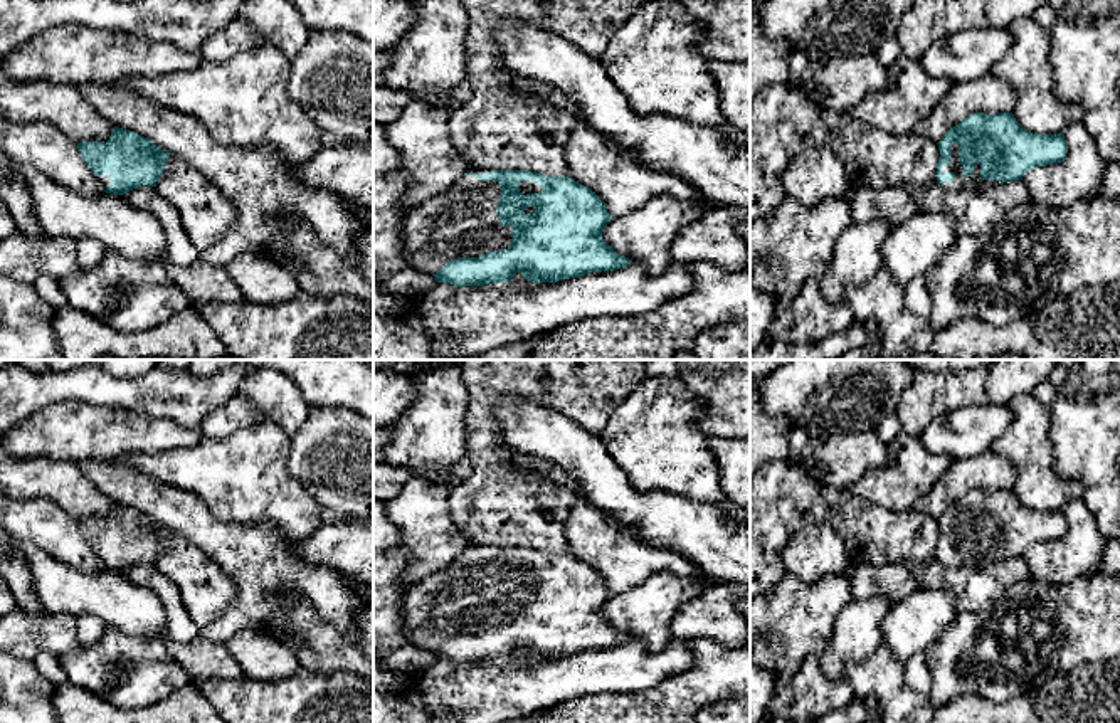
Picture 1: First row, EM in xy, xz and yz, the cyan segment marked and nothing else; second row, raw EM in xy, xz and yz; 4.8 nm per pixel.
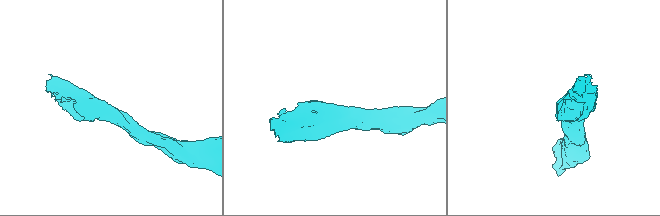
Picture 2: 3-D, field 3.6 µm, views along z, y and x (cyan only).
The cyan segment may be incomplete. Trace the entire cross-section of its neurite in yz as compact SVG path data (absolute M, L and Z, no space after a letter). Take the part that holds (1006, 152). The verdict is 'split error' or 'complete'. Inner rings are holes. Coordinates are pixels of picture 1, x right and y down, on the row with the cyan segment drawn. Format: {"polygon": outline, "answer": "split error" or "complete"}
{"polygon": "M974 113L937 145L937 183L950 192L994 192L1033 168L1061 163L1068 148L1063 133L1031 133L1012 113Z", "answer": "split error"}

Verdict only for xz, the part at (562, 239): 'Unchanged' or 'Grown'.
Grown

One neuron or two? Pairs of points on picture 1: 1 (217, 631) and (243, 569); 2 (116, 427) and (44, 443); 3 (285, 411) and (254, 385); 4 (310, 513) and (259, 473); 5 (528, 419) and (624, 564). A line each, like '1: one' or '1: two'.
1: one
2: one
3: one
4: one
5: two

